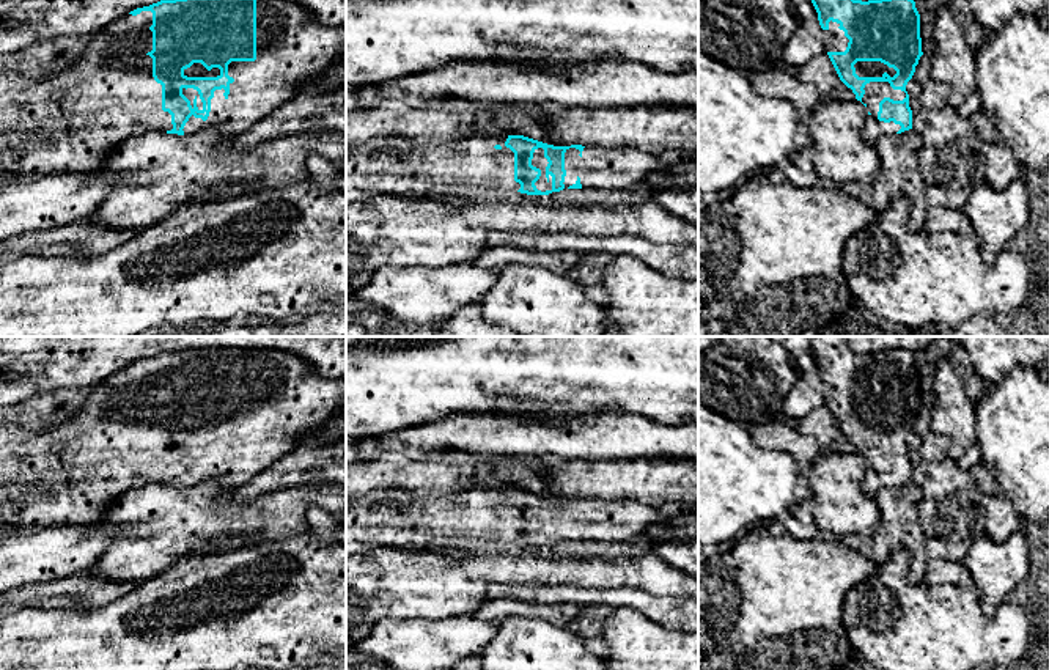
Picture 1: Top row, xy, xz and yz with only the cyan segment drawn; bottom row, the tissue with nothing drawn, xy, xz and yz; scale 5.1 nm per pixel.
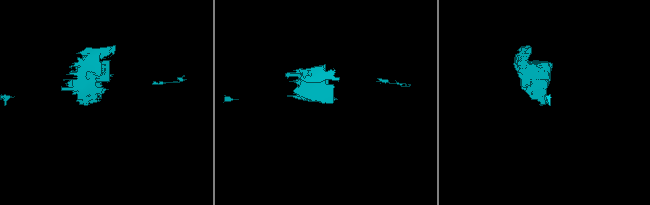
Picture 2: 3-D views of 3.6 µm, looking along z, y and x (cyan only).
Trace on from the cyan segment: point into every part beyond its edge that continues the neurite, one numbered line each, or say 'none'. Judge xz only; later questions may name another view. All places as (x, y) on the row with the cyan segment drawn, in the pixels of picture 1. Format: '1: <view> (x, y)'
1: xz (538, 161)

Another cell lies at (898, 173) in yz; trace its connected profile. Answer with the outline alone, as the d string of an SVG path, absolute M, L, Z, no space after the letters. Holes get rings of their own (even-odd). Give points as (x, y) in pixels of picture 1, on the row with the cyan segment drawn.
M909 129L901 134L882 135L876 149L879 154L878 175L868 182L851 181L838 189L862 201L874 214L882 214L892 206L896 195L903 195L909 209L907 228L922 231L929 209L918 168L922 134Z

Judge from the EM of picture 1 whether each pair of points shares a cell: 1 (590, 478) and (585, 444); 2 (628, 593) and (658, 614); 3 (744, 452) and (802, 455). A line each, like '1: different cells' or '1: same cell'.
1: different cells
2: same cell
3: different cells

